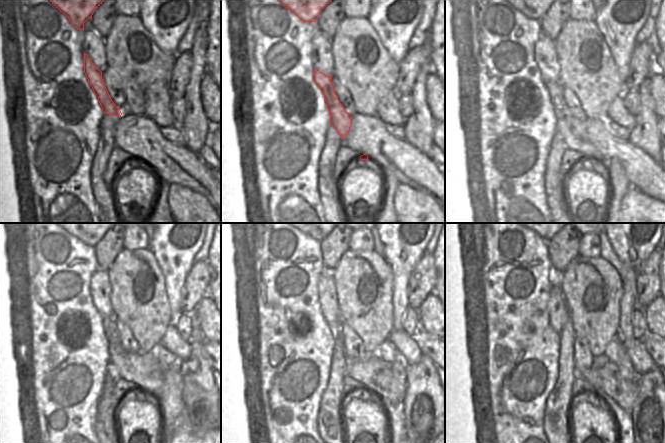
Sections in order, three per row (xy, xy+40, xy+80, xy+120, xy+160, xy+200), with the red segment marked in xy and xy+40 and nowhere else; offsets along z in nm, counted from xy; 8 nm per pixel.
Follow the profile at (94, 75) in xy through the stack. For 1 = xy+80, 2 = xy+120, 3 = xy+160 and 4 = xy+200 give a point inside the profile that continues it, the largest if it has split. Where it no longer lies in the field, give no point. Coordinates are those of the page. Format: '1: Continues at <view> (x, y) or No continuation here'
1: Continues at xy+80 (573, 131)
2: Continues at xy+120 (142, 368)
3: Continues at xy+160 (376, 374)
4: Continues at xy+200 (608, 380).

